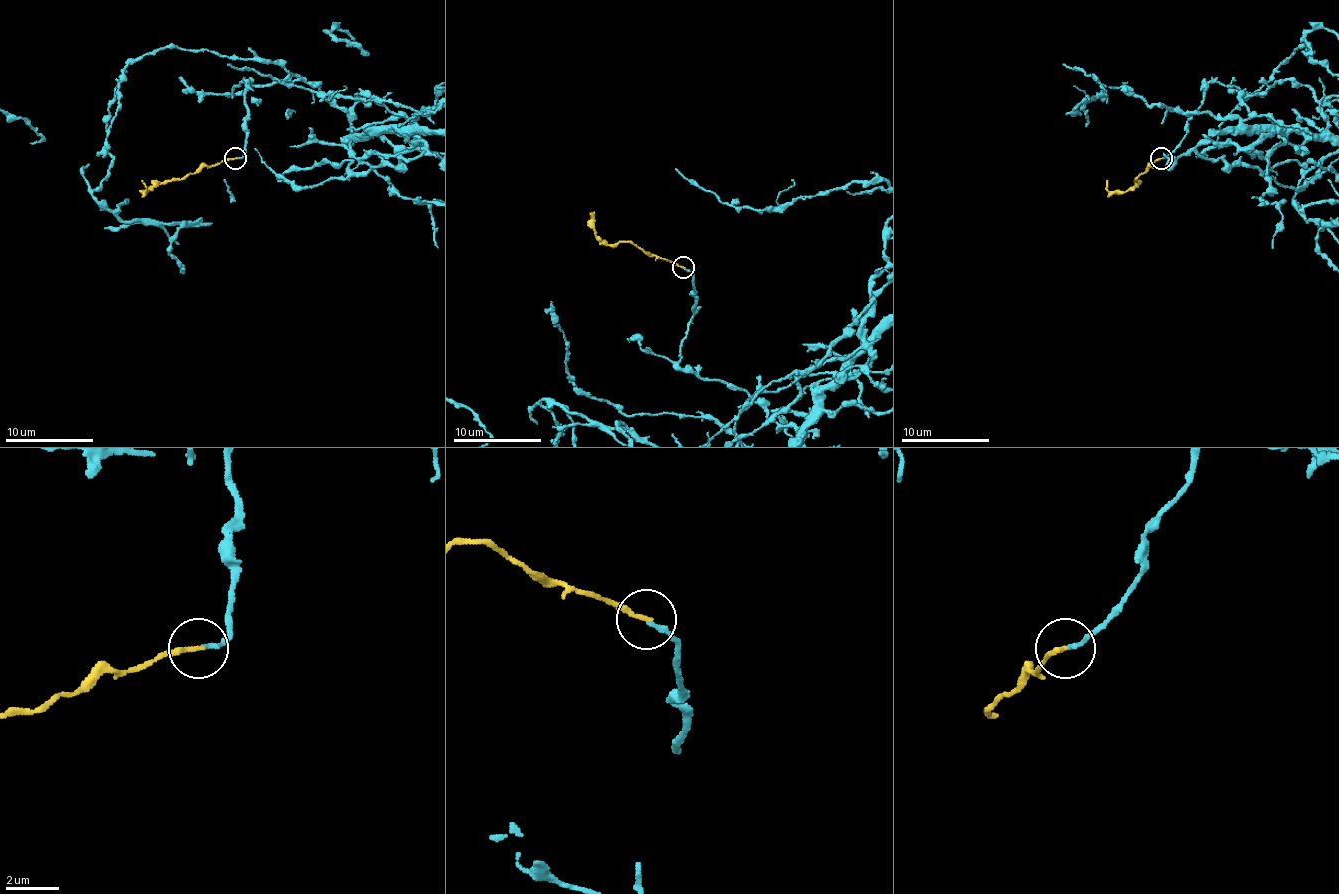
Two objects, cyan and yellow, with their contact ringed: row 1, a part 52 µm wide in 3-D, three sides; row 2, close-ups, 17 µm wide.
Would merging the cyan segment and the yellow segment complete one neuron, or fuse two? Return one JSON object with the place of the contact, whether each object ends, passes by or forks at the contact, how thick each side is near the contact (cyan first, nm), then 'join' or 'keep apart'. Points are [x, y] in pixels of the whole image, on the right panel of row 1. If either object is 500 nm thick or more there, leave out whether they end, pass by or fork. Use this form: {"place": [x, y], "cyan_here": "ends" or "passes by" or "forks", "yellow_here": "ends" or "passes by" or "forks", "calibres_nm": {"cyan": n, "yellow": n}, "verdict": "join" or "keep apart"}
{"place": [1161, 158], "cyan_here": "ends", "yellow_here": "ends", "calibres_nm": {"cyan": 140, "yellow": 180}, "verdict": "join"}

